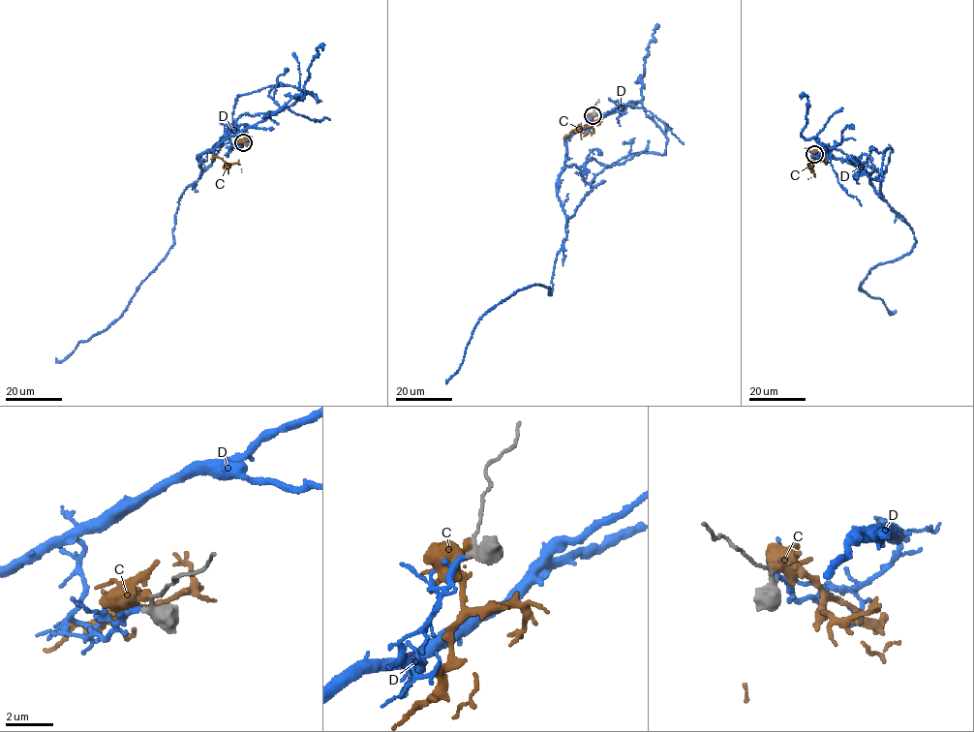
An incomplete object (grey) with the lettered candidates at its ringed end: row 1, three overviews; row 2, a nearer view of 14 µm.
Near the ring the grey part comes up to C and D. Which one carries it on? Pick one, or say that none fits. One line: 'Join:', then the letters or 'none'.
Join: D

